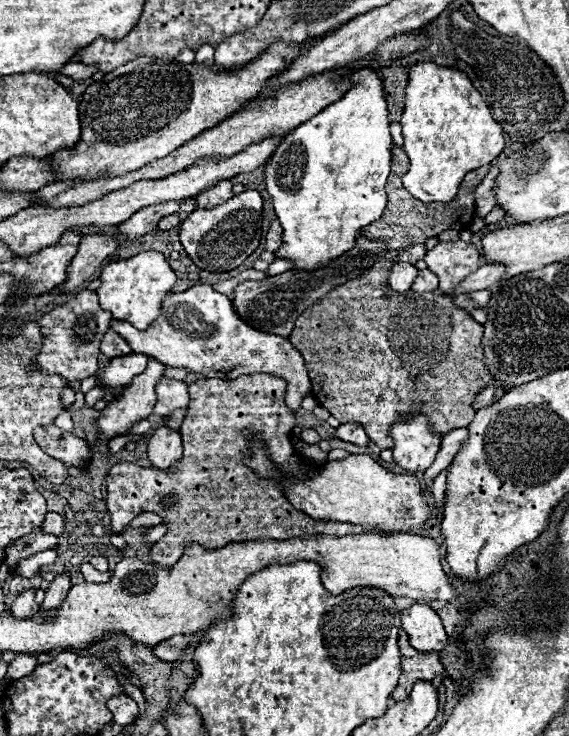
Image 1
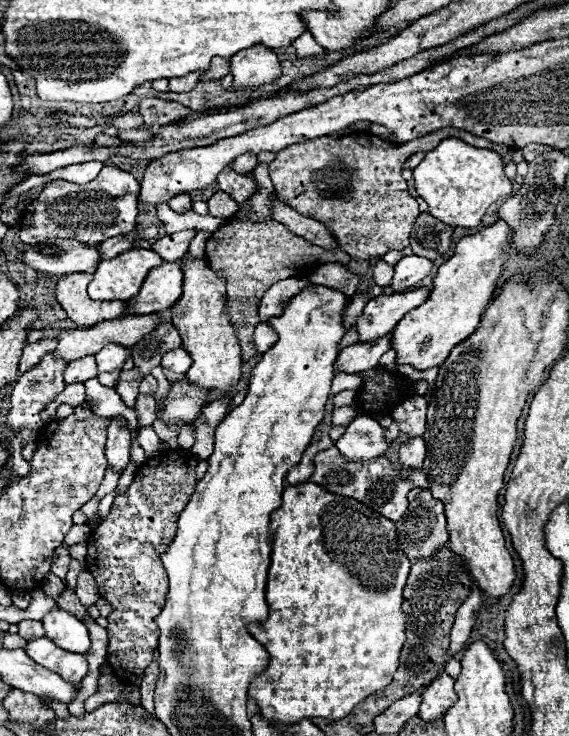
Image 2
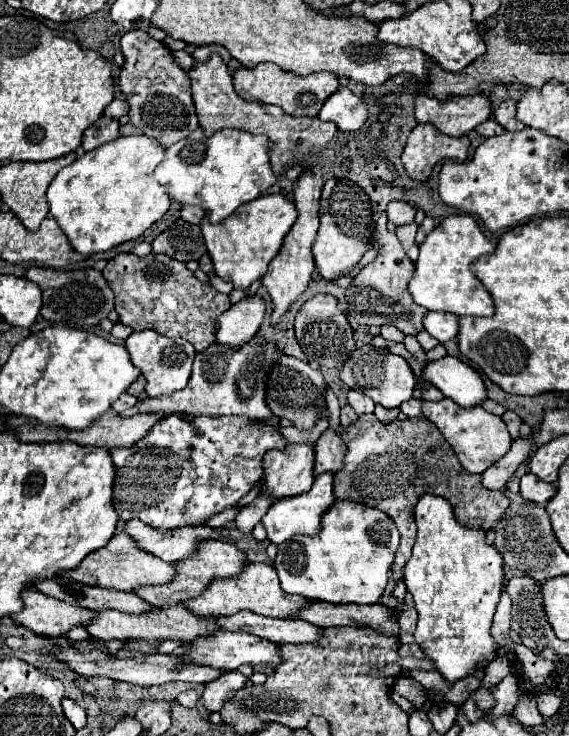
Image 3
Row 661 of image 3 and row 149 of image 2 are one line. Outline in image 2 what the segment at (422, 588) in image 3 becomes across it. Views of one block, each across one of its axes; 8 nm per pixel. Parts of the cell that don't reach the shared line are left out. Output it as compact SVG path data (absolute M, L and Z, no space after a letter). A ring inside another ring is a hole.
M446 138L434 150L426 152L424 160L414 168L414 180L416 180L416 192L420 194L420 198L424 198L428 202L428 212L434 218L438 218L454 228L456 226L460 226L460 228L480 226L490 204L494 204L502 198L508 198L512 194L512 182L504 174L500 154L496 154L494 150L488 150L488 148L474 148L460 138Z

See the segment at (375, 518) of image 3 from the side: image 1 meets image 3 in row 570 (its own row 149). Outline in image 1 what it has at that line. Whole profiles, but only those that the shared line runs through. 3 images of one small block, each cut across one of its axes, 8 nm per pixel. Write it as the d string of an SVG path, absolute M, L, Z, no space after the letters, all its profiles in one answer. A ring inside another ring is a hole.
M358 70L350 76L350 80L354 82L354 86L342 96L342 100L336 100L334 104L326 106L322 112L318 112L314 118L310 118L308 122L300 124L298 128L294 128L292 132L288 132L284 136L284 140L280 142L280 146L276 148L270 164L266 166L264 170L264 184L266 184L266 190L268 194L272 196L272 204L274 204L274 212L278 214L278 220L284 228L282 232L282 248L274 252L274 256L278 260L290 260L290 270L292 272L314 272L316 268L322 268L322 266L328 266L332 260L336 260L336 256L342 256L344 252L348 252L350 248L354 248L354 242L356 242L356 236L374 220L378 220L384 212L384 206L386 206L386 180L388 180L388 174L390 174L390 160L392 160L392 154L390 154L390 146L392 146L392 136L390 136L390 128L388 128L388 106L386 106L386 92L384 92L384 84L382 80L378 78L376 70Z

